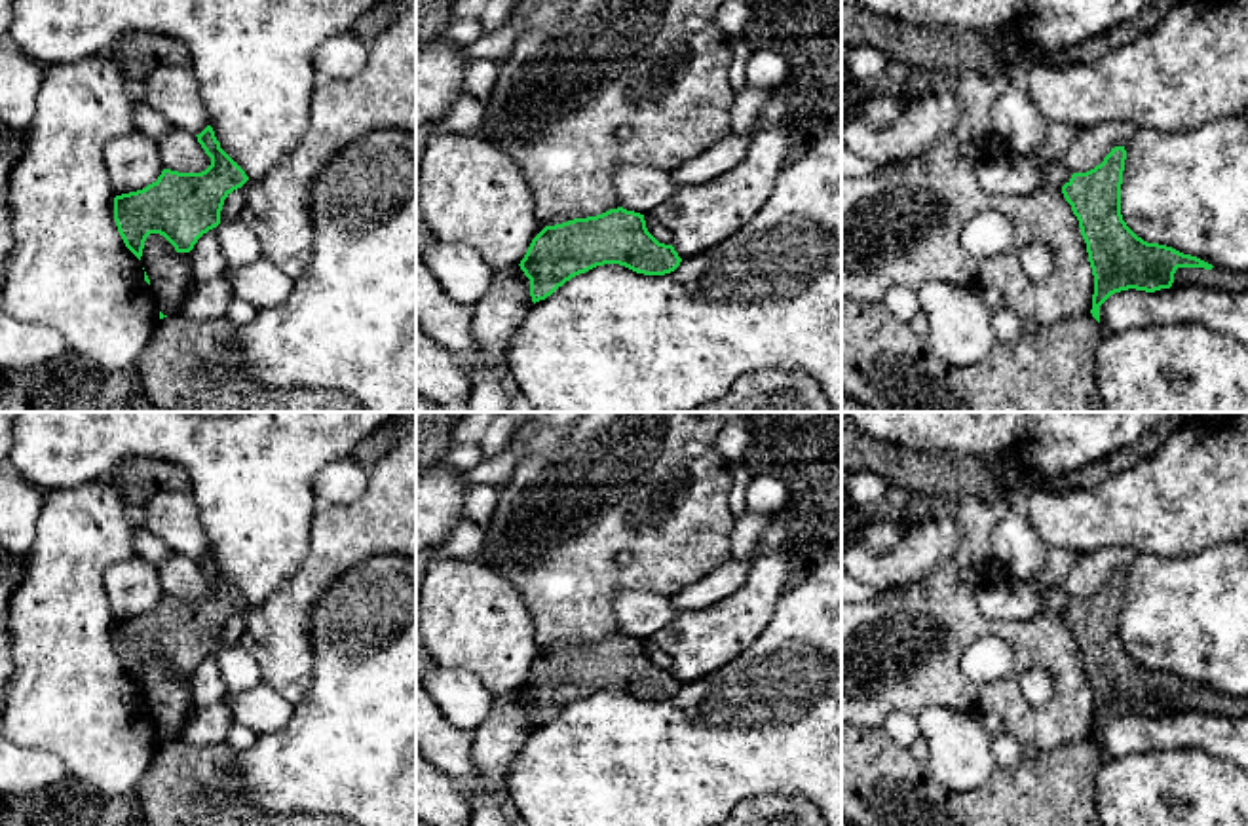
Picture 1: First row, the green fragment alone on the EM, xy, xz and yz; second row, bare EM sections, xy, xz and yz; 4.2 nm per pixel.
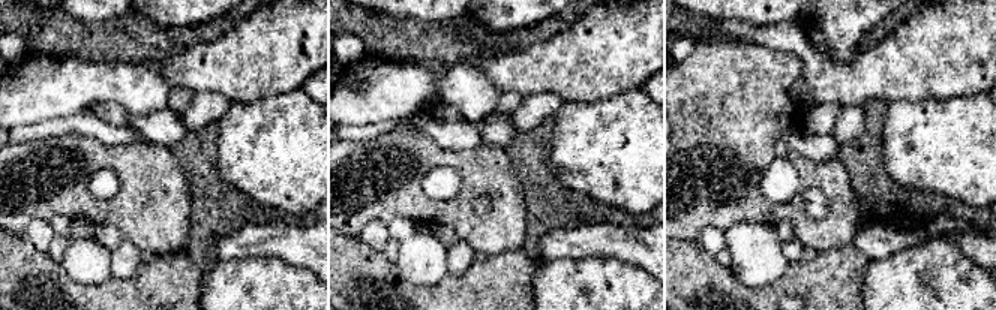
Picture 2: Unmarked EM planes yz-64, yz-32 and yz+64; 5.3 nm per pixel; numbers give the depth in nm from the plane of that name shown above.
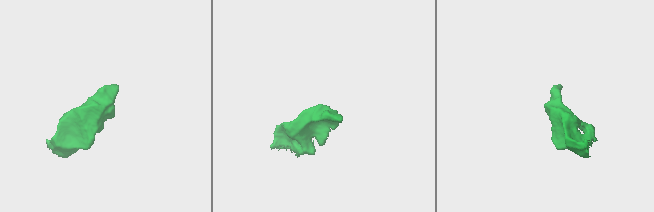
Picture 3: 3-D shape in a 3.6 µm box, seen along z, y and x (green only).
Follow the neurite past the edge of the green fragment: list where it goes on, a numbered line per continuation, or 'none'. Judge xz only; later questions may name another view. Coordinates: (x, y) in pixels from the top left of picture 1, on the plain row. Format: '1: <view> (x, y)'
none

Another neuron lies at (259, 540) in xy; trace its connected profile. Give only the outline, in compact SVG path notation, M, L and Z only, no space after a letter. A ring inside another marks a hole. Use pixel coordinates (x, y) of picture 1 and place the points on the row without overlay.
M19 412L8 467L38 492L78 488L103 480L123 460L163 460L182 467L192 480L199 522L220 573L249 606L266 602L289 581L310 547L315 511L313 477L331 461L351 456L393 412Z

